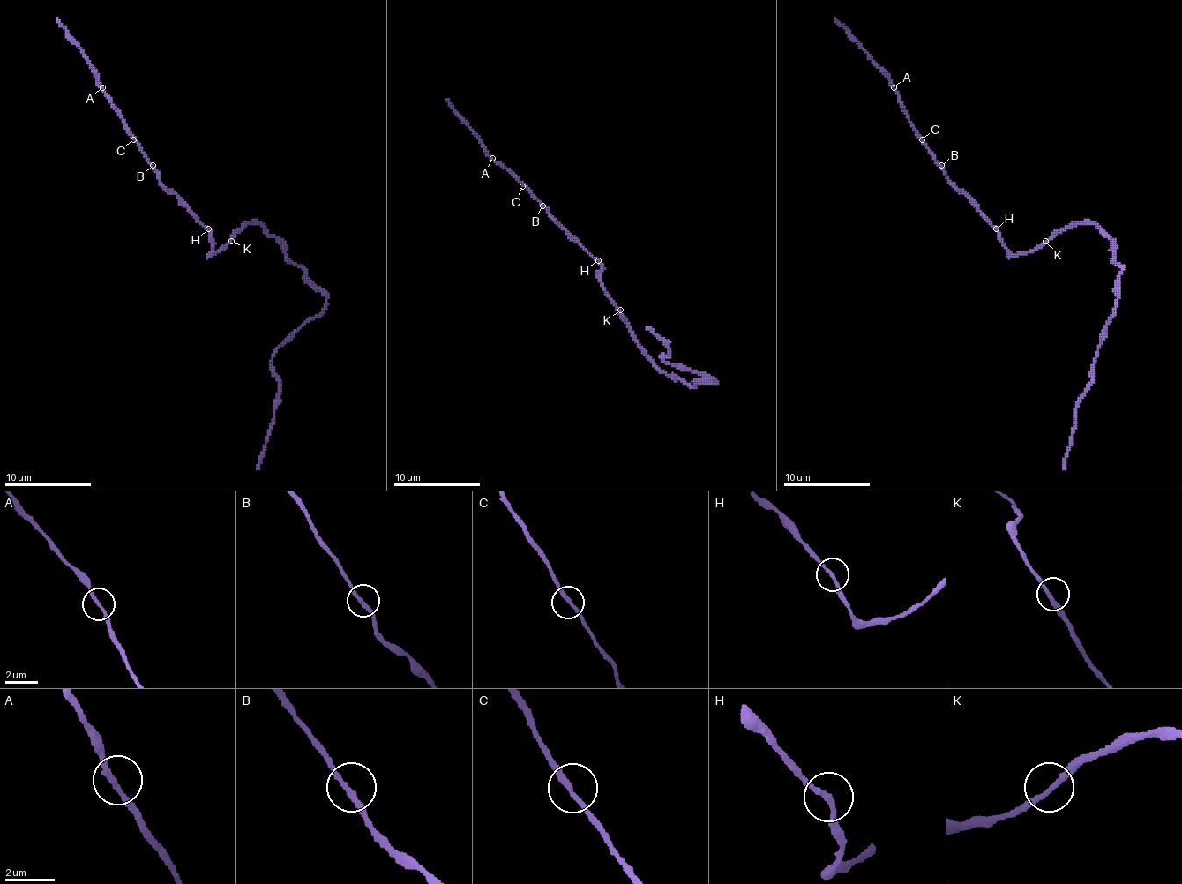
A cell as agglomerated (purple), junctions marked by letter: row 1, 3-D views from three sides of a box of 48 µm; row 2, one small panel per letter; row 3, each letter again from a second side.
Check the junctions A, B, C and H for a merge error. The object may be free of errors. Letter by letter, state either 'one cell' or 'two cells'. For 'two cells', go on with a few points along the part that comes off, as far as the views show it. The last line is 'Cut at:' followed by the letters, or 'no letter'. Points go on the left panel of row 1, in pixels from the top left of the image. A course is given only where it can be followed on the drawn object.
A: one cell
B: one cell
C: one cell
H: one cell
Cut at: no letter

